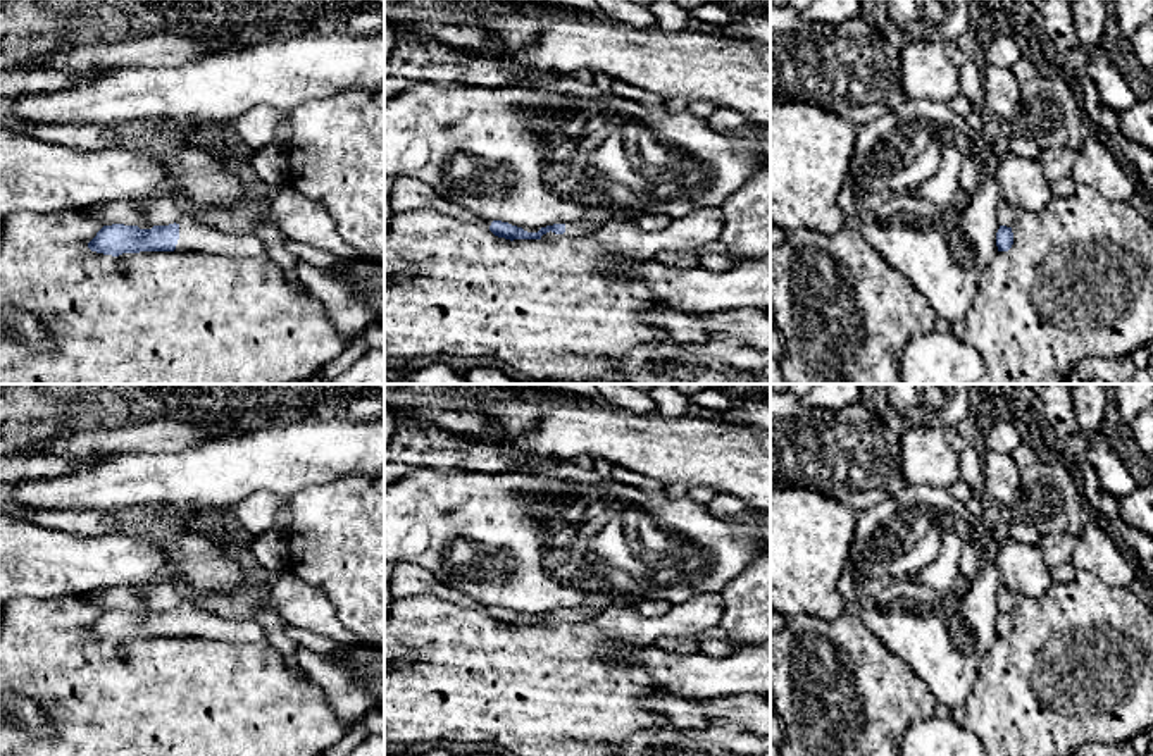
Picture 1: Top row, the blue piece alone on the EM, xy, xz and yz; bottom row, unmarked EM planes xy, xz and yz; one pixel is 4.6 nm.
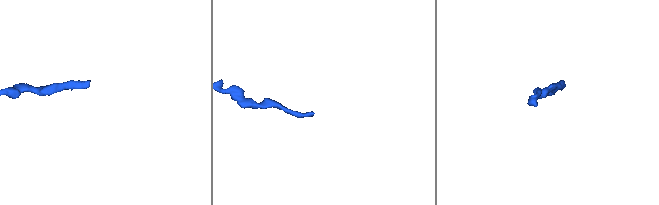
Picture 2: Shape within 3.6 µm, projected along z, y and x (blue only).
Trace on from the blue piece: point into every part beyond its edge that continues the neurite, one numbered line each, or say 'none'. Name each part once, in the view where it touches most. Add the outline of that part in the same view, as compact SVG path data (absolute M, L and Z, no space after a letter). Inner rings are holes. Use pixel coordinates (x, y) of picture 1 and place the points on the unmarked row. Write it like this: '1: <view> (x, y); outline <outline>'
1: xy (193, 620); outline M181 603L176 610L179 611L176 637L196 635L226 642L264 642L267 639L262 625L255 620L221 618L191 603Z

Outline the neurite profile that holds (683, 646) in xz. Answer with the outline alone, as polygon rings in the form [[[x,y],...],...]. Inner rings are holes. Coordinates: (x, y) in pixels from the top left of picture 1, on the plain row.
[[[669,637],[658,641],[657,644],[667,648],[679,656],[700,653],[700,641],[695,637]]]

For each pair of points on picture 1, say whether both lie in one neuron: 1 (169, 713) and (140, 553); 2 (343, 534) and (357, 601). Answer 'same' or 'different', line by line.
1: different
2: same

